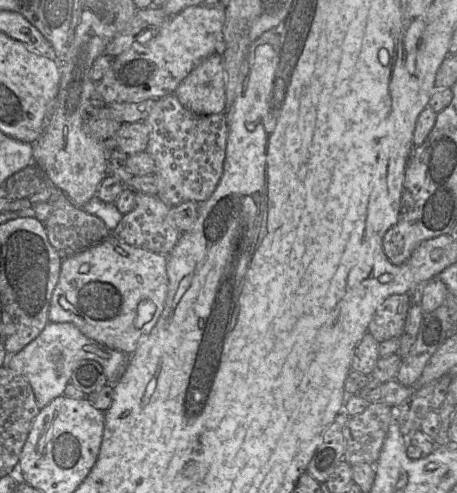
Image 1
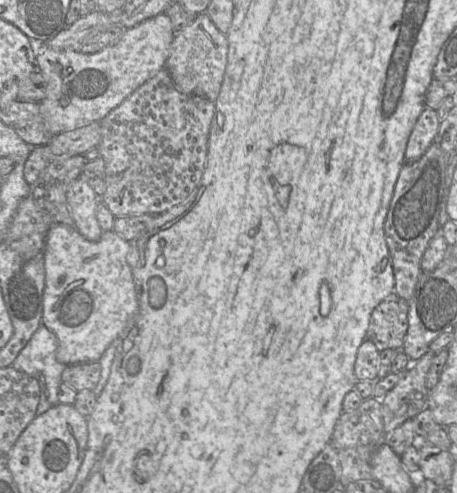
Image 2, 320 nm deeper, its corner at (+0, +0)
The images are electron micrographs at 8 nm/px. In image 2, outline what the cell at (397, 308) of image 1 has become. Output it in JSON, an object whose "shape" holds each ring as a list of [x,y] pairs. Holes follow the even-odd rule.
{"shape":[[[395,292],[386,297],[375,307],[371,314],[367,330],[367,339],[372,341],[379,352],[385,349],[402,350],[404,339],[408,330],[408,302]]]}

